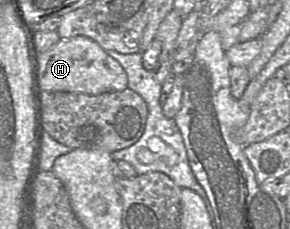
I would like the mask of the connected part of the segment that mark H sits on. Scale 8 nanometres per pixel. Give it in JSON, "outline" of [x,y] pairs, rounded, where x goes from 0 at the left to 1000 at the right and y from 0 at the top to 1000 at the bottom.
{"outline":[[[290,153],[207,166],[162,223],[128,231],[138,397],[228,397],[334,415],[441,384],[441,332],[417,279],[324,175]]]}

